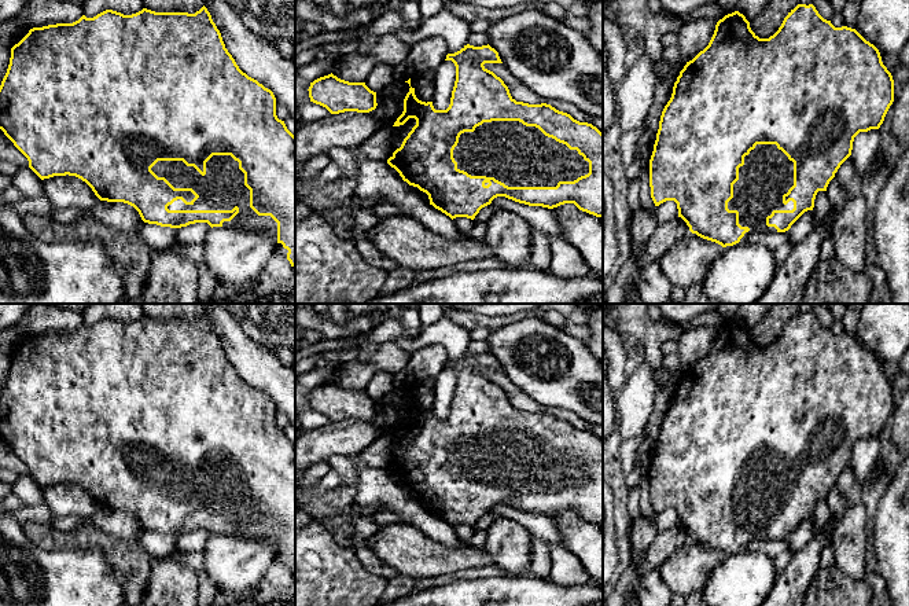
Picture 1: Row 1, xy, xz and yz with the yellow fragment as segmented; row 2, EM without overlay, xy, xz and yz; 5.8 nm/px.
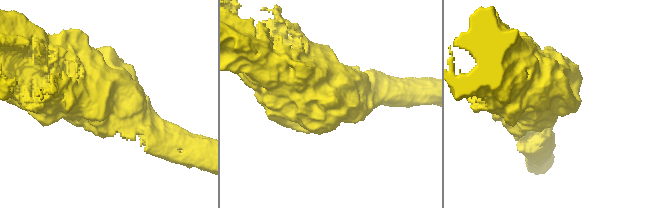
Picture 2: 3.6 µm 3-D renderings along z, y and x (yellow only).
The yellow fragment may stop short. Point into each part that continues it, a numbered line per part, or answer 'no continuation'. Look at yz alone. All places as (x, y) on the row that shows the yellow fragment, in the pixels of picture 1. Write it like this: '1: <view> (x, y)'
1: yz (766, 175)

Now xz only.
1: xz (518, 155)

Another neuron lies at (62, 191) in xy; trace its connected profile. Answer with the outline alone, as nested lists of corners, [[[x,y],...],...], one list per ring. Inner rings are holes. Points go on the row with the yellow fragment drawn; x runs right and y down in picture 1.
[[[54,176],[41,183],[44,195],[56,210],[74,207],[78,212],[91,212],[100,201],[92,188],[76,176]]]

